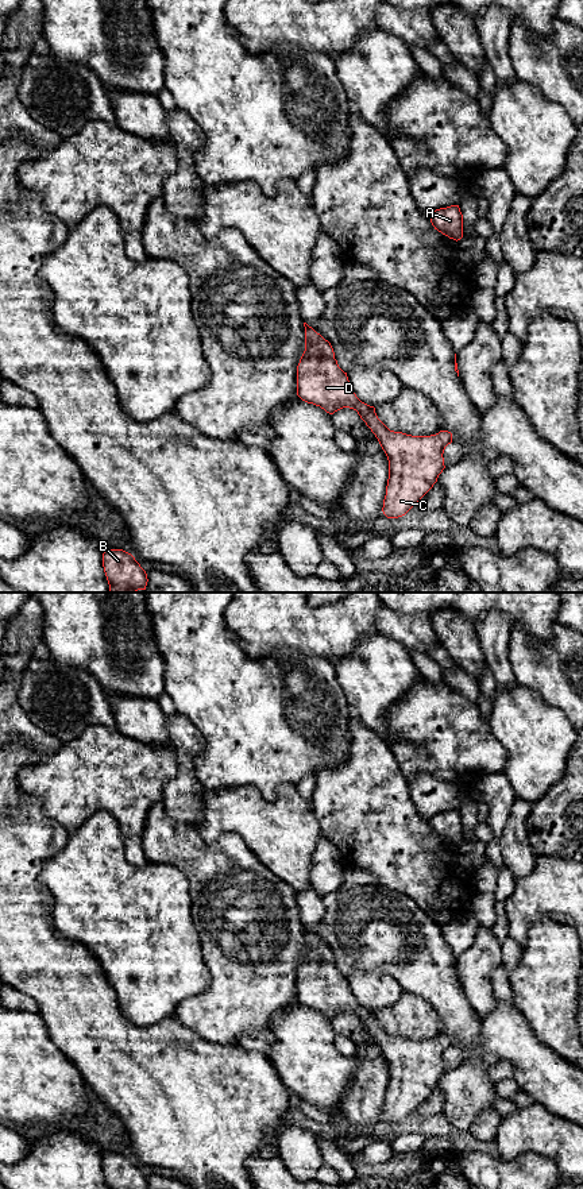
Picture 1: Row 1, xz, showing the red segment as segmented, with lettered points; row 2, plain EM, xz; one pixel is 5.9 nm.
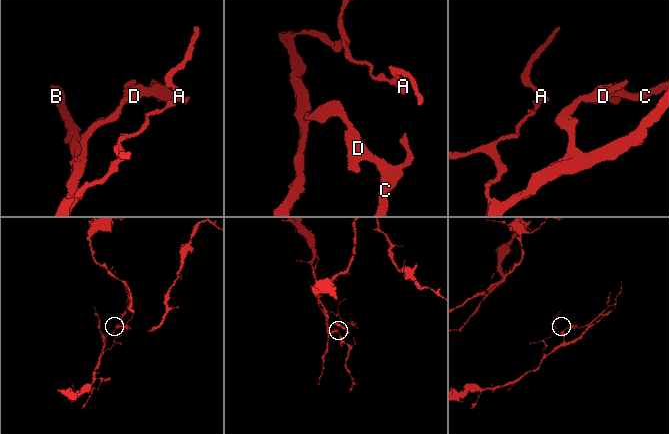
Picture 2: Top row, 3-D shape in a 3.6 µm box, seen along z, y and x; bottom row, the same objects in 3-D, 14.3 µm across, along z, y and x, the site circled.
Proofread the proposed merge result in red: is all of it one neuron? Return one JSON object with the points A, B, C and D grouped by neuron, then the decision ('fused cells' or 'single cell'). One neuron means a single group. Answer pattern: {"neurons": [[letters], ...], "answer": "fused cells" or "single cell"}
{"neurons": [["A", "B", "C", "D"]], "answer": "single cell"}

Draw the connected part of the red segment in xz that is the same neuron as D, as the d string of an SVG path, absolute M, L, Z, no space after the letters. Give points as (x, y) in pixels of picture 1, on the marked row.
M304 323L304 327L305 351L297 366L297 395L308 404L320 406L329 414L333 414L343 408L350 408L358 412L360 418L378 439L389 460L389 479L382 511L387 518L405 516L433 487L439 475L445 468L443 453L445 447L452 443L452 433L440 431L431 436L412 436L390 431L378 418L375 408L362 402L356 397L347 372L339 367L337 360L335 359L331 343L306 323Z

